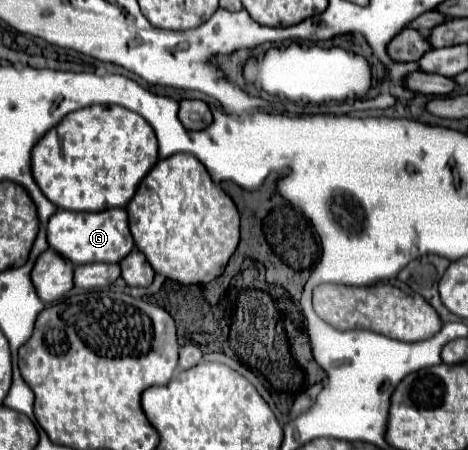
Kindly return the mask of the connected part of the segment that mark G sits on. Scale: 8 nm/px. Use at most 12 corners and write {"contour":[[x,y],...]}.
{"contour":[[121,207],[59,209],[47,243],[73,265],[119,263],[133,249]]}

